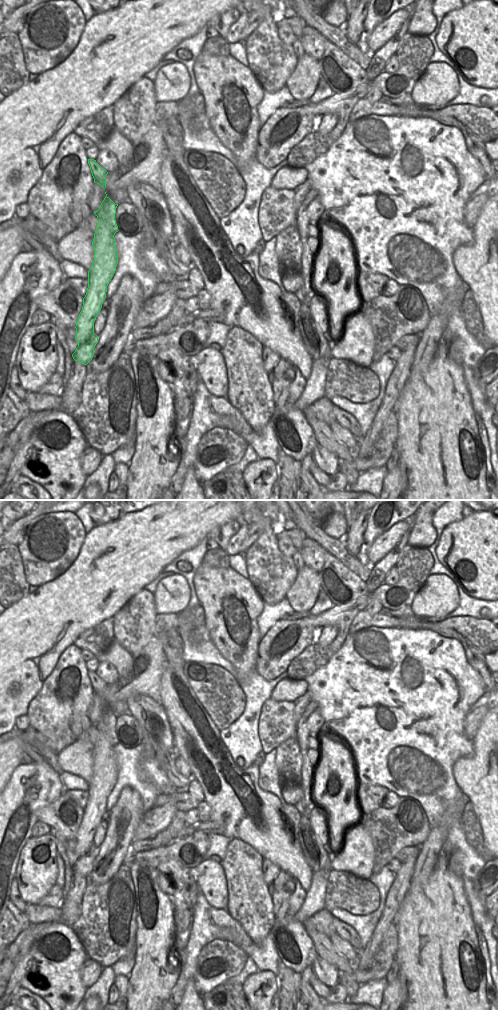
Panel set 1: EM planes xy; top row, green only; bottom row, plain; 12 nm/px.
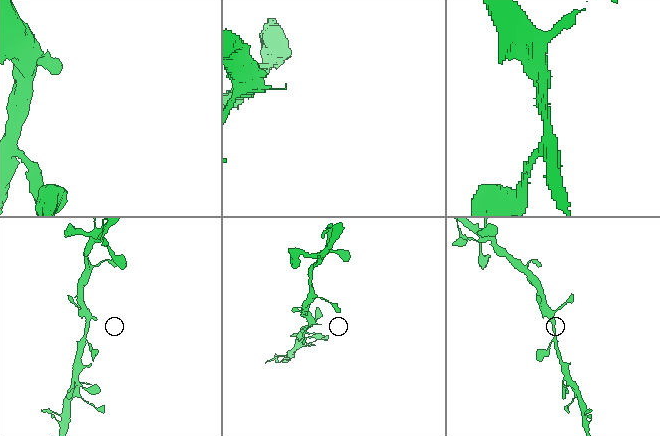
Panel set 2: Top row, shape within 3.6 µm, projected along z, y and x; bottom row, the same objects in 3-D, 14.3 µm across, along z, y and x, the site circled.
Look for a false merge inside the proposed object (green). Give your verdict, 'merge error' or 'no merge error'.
no merge error

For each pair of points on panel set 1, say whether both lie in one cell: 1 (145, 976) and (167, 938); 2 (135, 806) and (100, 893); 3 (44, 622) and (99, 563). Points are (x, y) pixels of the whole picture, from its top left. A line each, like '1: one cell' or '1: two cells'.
1: one cell
2: two cells
3: one cell

